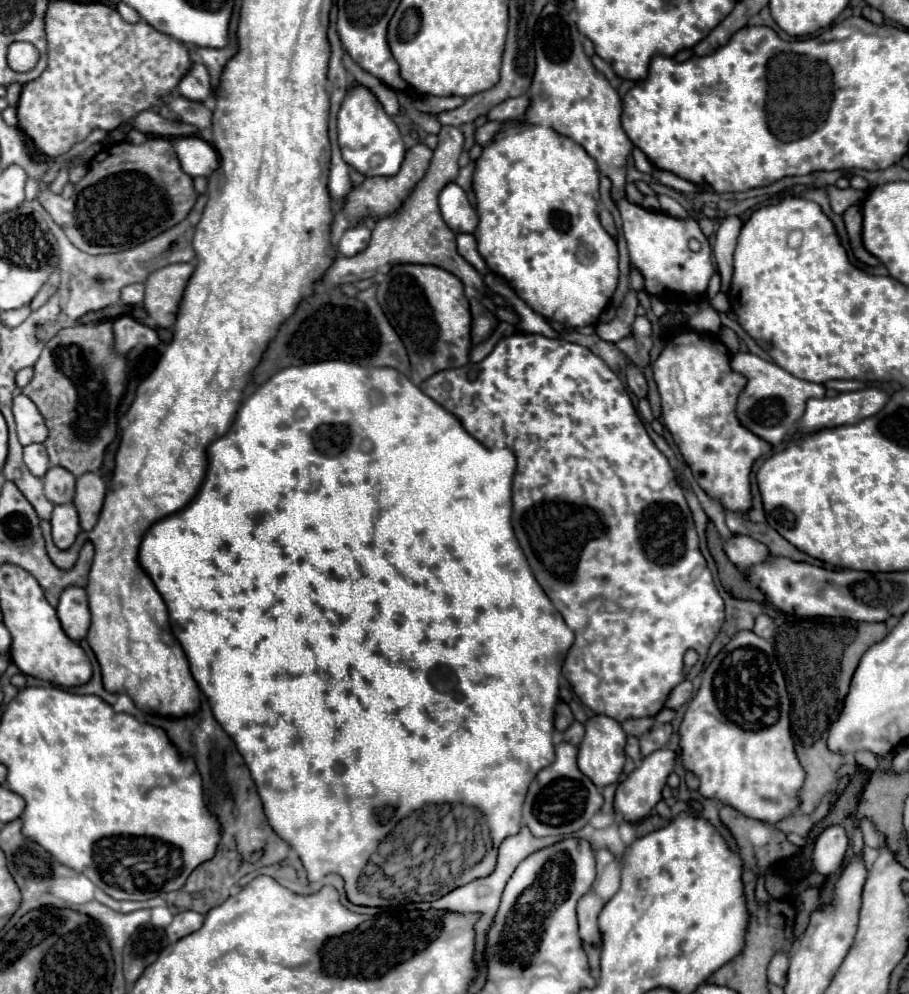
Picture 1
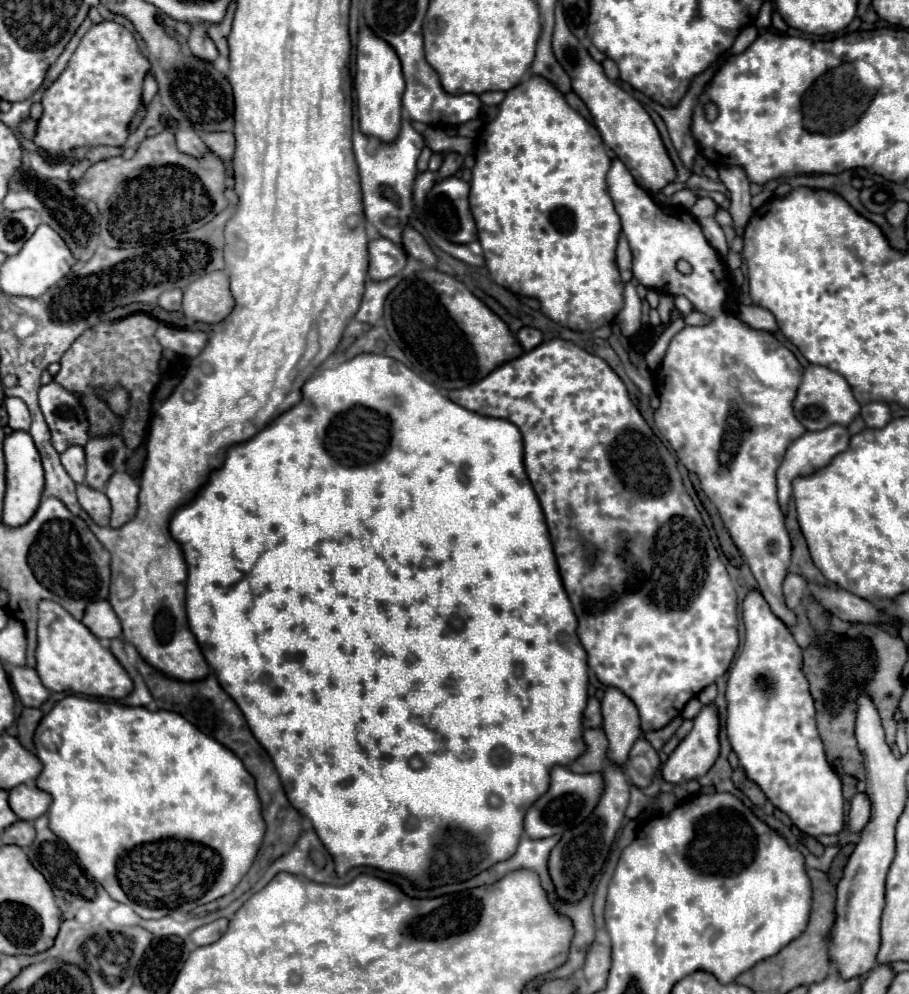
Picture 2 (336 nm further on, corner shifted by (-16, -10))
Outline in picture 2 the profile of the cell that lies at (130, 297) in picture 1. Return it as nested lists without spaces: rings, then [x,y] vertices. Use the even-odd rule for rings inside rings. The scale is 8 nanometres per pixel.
[[[168,290],[160,294],[160,300],[156,300],[156,304],[164,310],[180,310],[182,304],[182,290]]]

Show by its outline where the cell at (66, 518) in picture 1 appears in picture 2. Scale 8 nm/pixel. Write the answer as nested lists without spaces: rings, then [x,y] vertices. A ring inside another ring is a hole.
[[[78,484],[76,492],[78,492],[80,506],[88,512],[92,522],[98,524],[98,526],[108,526],[108,520],[110,520],[110,502],[108,502],[106,494],[100,492],[100,490],[92,490],[92,488],[84,486],[84,484]]]

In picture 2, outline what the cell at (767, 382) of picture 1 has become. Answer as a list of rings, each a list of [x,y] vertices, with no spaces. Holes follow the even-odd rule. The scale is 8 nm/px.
[[[806,366],[802,374],[802,382],[798,386],[798,394],[794,398],[794,416],[806,430],[824,430],[830,424],[848,426],[854,416],[860,412],[860,404],[856,402],[848,382],[838,374],[832,372],[826,366]]]

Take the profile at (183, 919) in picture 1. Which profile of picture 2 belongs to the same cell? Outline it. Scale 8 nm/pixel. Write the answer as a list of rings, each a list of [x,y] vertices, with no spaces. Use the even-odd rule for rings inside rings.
[[[218,918],[210,924],[204,924],[200,928],[196,928],[192,934],[190,934],[190,940],[196,944],[196,946],[206,946],[206,944],[212,944],[216,942],[228,928],[228,920],[226,918]]]

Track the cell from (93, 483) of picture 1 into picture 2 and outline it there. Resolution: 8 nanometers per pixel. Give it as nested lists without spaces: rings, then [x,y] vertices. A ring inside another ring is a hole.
[[[116,472],[108,480],[104,494],[112,504],[112,516],[110,516],[112,528],[120,528],[136,516],[138,492],[140,492],[138,484],[126,472]]]

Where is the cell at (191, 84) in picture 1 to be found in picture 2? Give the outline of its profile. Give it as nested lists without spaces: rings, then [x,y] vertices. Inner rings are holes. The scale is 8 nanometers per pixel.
[[[194,24],[192,26],[192,34],[188,38],[188,46],[190,46],[190,52],[196,58],[200,58],[200,60],[214,62],[218,58],[218,50],[216,50],[214,42],[208,38],[204,24]]]

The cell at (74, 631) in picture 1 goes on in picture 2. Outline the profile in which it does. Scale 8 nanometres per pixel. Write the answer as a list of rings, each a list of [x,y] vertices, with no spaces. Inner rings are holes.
[[[98,600],[98,602],[88,604],[82,624],[96,638],[118,638],[120,636],[120,620],[114,614],[108,600]]]

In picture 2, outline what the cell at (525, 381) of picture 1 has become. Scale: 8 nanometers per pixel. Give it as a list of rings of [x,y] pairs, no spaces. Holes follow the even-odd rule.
[[[562,338],[548,340],[540,346],[536,346],[534,350],[498,366],[484,380],[470,384],[468,388],[450,390],[448,398],[452,402],[460,404],[462,408],[472,410],[480,416],[502,418],[508,422],[512,420],[512,424],[516,424],[518,430],[522,432],[524,466],[526,466],[528,478],[536,490],[536,496],[538,496],[542,510],[544,510],[544,516],[546,516],[546,524],[548,524],[550,538],[554,544],[554,554],[556,554],[558,568],[560,568],[560,576],[562,576],[566,594],[574,606],[574,614],[578,618],[578,624],[580,624],[578,636],[580,636],[582,646],[588,652],[588,666],[594,670],[596,678],[604,686],[620,688],[636,704],[644,732],[664,728],[672,718],[682,714],[688,700],[696,698],[706,686],[714,684],[716,678],[720,678],[728,670],[728,666],[730,666],[730,662],[738,650],[738,644],[740,644],[738,614],[736,614],[738,600],[736,600],[734,584],[732,584],[724,564],[718,558],[718,550],[714,548],[714,544],[710,540],[710,532],[708,532],[698,508],[694,506],[692,498],[688,496],[688,492],[682,484],[682,476],[678,472],[674,456],[668,452],[668,448],[660,442],[660,438],[644,422],[642,414],[632,404],[624,382],[608,366],[608,362],[594,356],[594,354],[588,354],[586,350],[582,350],[576,344],[562,340]]]

